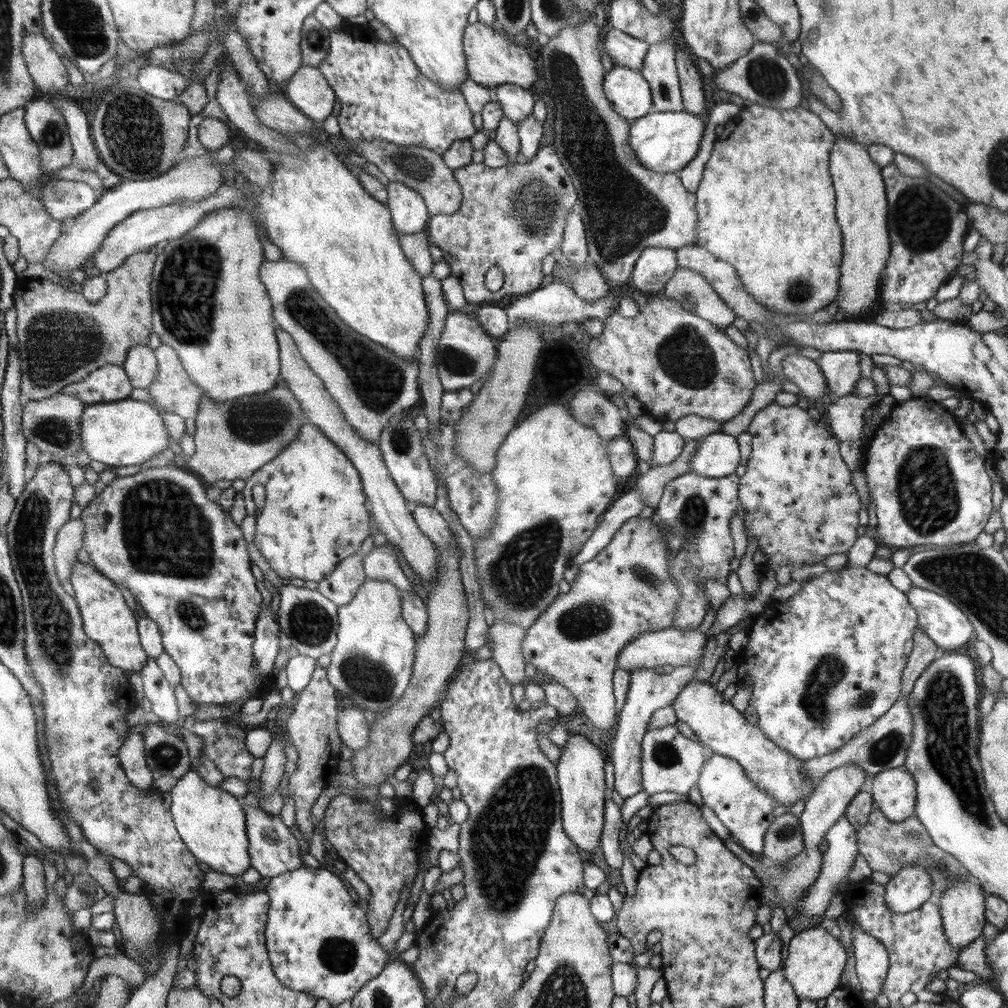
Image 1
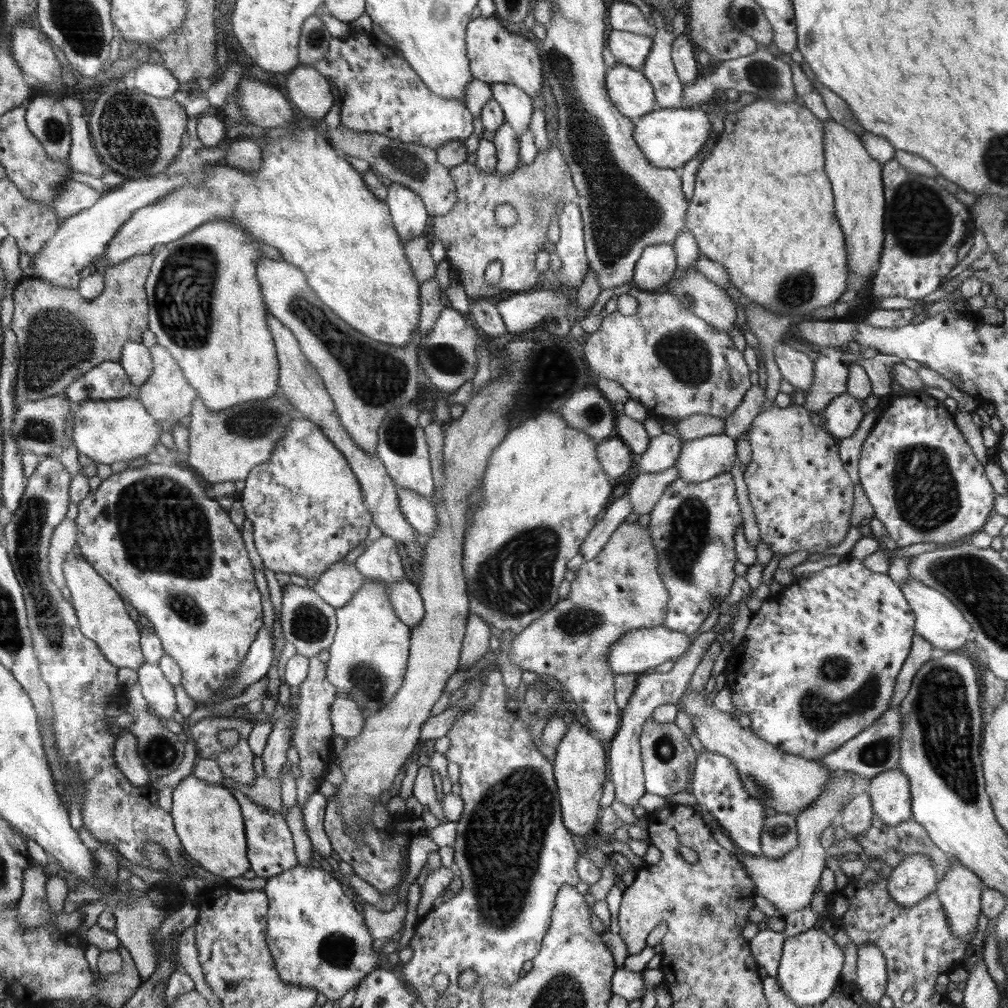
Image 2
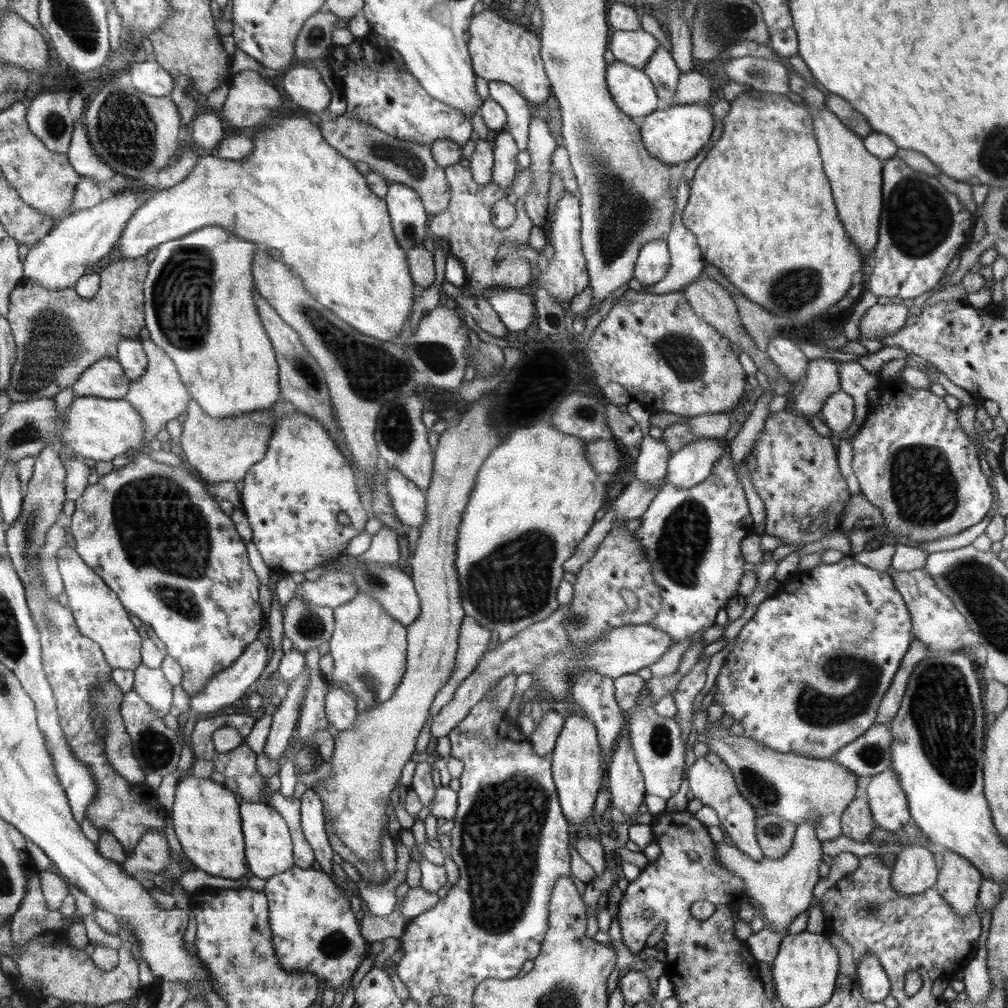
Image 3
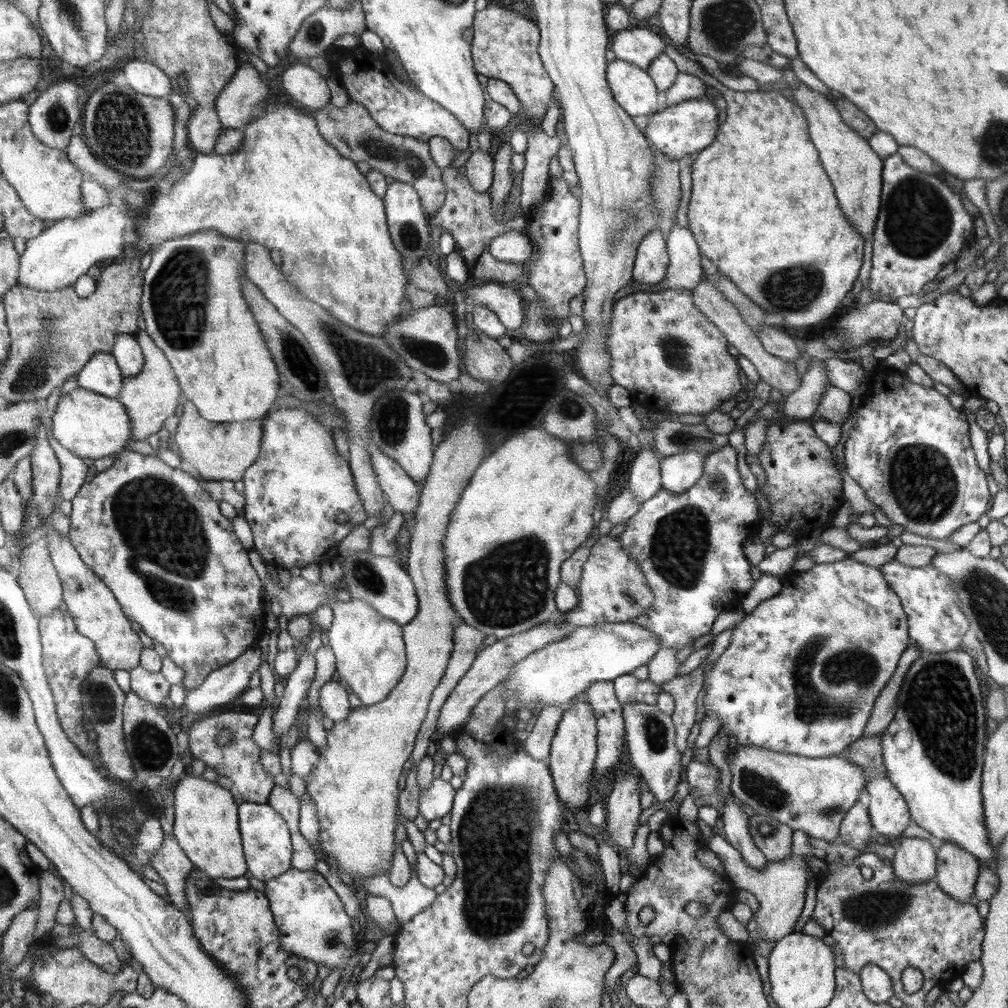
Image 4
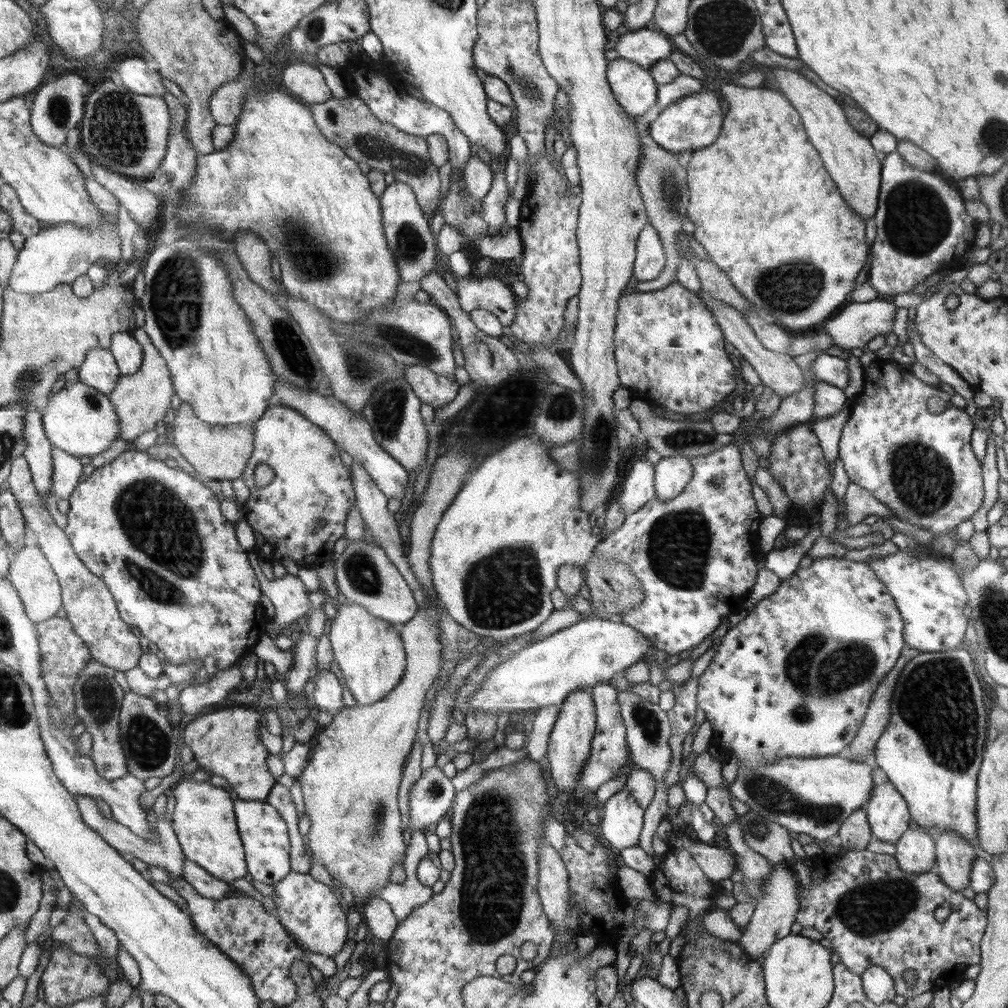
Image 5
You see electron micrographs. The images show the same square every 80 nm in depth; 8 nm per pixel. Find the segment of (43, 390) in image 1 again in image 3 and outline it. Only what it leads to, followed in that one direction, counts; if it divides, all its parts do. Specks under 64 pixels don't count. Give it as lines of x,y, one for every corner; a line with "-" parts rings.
145,257
122,258
121,261
116,262
115,264
110,264
108,267
105,267
104,270
100,271
98,293
90,300
77,296
74,287
64,290
46,290
46,288
42,288
42,285
32,284
32,282
28,282
28,284
21,282
20,284
16,285
12,290
12,293
10,293
7,315
17,351
15,363
13,369
11,370
10,382
5,388
5,394
7,394
7,396
10,398
10,401
27,402
38,398
52,399
56,397
56,394
58,394
58,392
64,388
71,387
76,380
78,380
78,377
91,364
98,362
98,360
104,357
117,358
117,345
120,343
120,341
122,341
122,339
133,339
134,341
139,340
140,331
145,327
143,284
148,273
148,268
149,264

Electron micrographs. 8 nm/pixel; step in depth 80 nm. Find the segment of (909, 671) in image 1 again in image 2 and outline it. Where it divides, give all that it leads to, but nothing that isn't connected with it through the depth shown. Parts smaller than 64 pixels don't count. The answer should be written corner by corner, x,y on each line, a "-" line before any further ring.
918,633
912,637
912,644
910,652
900,669
897,676
894,692
889,702
889,708
898,709
901,706
901,702
906,698
910,687
912,686
912,679
914,675
922,668
923,664
926,664
928,660
932,659
936,654
932,654
934,647
925,638
922,638

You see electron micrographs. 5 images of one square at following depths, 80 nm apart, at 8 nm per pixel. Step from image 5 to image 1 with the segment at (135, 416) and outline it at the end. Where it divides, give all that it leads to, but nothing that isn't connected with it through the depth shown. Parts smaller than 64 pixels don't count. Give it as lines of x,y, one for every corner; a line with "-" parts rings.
161,344
153,351
159,369
148,390
156,410
160,407
186,420
196,418
198,401
205,392
192,382
174,348

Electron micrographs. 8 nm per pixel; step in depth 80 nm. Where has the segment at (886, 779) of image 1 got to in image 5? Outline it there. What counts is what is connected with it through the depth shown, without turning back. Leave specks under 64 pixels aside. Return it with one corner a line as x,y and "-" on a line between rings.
889,782
872,790
864,812
874,839
894,845
912,822
907,802

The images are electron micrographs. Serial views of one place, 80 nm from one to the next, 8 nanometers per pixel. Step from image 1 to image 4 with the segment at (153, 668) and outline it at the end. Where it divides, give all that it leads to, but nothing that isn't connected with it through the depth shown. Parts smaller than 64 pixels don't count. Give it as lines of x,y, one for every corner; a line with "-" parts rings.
138,665
130,671
130,678
131,691
157,708
168,698
171,684
164,678
162,672
150,672

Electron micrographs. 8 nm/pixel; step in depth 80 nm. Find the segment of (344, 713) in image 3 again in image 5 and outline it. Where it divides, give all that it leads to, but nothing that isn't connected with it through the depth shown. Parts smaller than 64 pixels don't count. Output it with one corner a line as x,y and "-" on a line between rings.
323,668
315,672
315,676
310,682
314,681
315,685
312,688
313,697
316,700
316,705
322,712
329,712
332,716
336,716
344,707
342,701
342,684
338,678
328,668

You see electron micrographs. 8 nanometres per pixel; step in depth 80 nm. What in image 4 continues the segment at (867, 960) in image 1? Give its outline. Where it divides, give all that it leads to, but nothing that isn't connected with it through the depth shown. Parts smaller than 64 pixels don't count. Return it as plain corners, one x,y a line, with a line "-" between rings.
870,962
863,966
860,969
859,977
863,993
873,1003
887,1002
894,996
890,975
876,964

